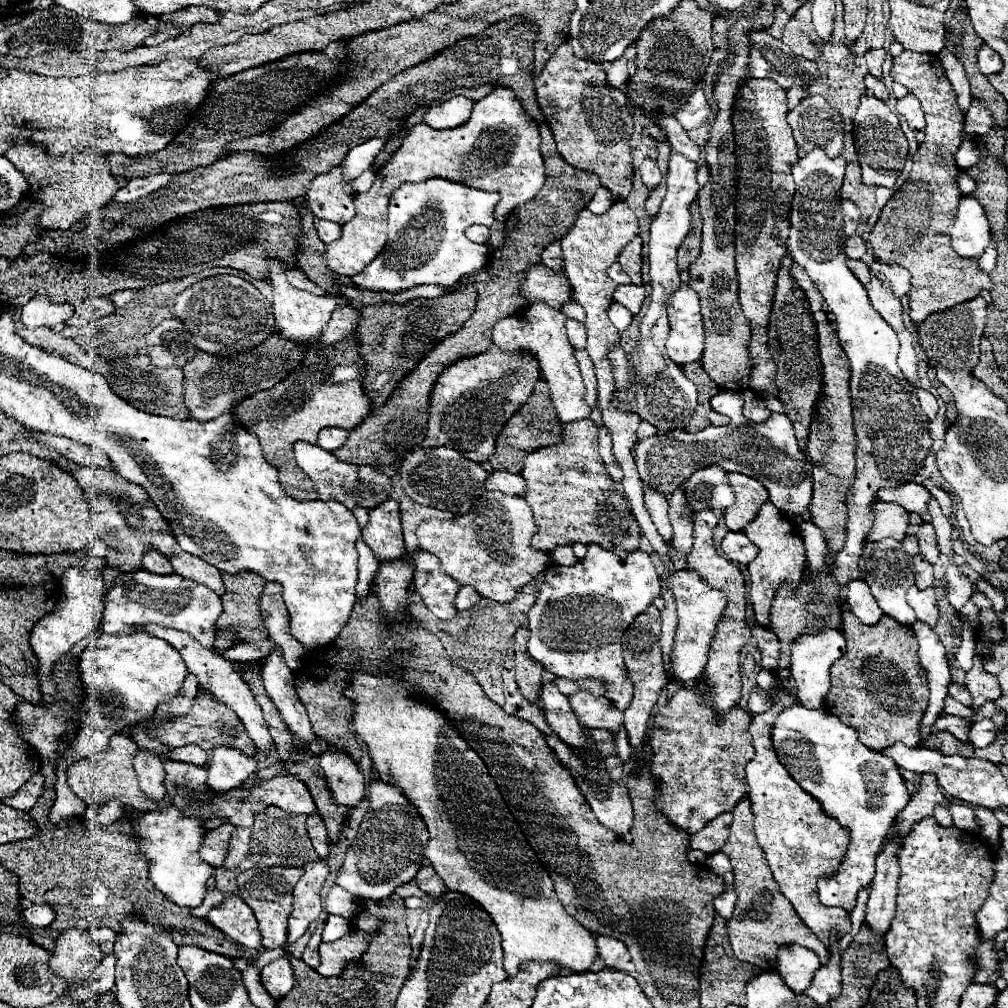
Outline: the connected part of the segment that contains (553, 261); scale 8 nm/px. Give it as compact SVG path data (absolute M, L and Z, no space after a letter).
M558 241L552 243L552 245L548 245L548 247L544 249L544 253L542 253L542 263L544 263L548 269L556 271L556 273L564 273L564 259L562 259L562 249L560 249L560 243L558 243Z

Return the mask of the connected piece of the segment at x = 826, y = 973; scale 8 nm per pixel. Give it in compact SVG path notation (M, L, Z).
M832 929L830 931L830 945L828 945L830 961L814 973L810 987L804 991L804 995L814 999L820 1007L824 1007L828 1001L832 1001L840 995L840 949L838 949L838 941L840 941L838 929Z

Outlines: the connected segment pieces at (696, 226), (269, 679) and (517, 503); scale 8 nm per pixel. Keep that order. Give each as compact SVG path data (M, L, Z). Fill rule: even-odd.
M694 201L690 205L690 213L692 213L692 223L690 223L690 231L684 237L682 245L678 247L678 269L690 269L692 261L698 259L700 255L700 235L702 235L702 219L698 213L698 203Z
M278 647L268 655L266 663L262 665L262 681L268 697L274 701L274 707L280 711L282 721L300 741L300 745L310 745L312 741L316 741L306 709L294 689L294 673L288 669Z
M486 491L470 513L462 517L448 521L430 519L416 529L420 547L436 555L448 575L498 603L514 601L518 591L550 565L550 555L530 545L534 533L536 523L528 503L498 491Z

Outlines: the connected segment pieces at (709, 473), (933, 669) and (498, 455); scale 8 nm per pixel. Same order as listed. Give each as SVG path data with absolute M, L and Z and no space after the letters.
M708 465L694 471L684 483L688 503L694 511L726 509L734 503L728 473L720 465Z
M920 621L912 625L912 631L920 645L918 659L920 659L920 667L926 671L926 681L928 681L928 691L930 691L930 703L918 729L920 741L924 741L926 737L932 735L932 725L942 715L944 697L948 695L948 685L950 685L950 669L946 661L944 643L938 639L938 635L930 627L924 627L924 623Z
M538 381L526 401L526 405L512 415L512 419L504 425L504 431L500 431L498 441L496 441L496 451L494 455L488 459L494 471L510 471L510 473L520 473L524 469L524 459L528 453L548 447L548 445L556 445L562 439L562 429L564 425L560 423L556 409L552 405L550 399L550 389L546 381Z

